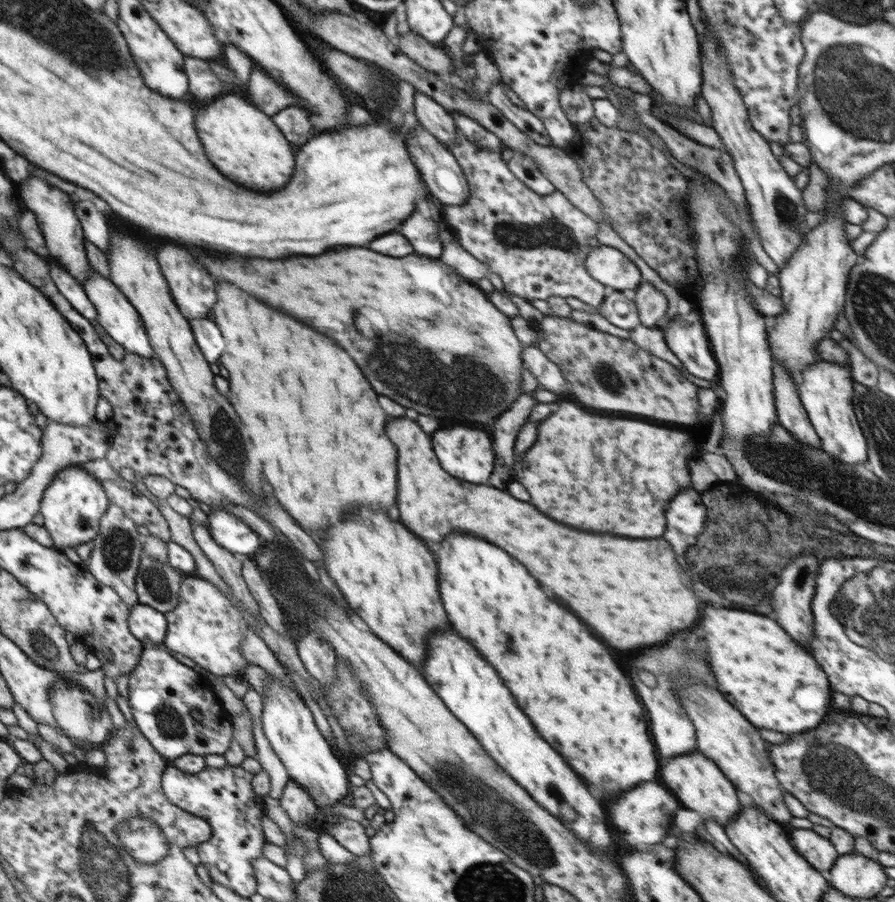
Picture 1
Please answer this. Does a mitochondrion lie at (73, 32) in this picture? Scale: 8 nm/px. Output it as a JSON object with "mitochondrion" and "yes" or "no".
{"mitochondrion":"yes"}

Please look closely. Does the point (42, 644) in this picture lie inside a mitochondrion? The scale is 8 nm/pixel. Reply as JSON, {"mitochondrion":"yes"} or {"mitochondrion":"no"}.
{"mitochondrion":"yes"}

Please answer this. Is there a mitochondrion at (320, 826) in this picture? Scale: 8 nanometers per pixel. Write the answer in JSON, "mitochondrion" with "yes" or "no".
{"mitochondrion":"no"}

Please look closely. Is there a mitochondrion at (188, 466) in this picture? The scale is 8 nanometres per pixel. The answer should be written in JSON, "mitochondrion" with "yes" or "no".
{"mitochondrion":"no"}

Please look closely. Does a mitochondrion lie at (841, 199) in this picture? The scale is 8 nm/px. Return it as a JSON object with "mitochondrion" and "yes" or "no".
{"mitochondrion":"no"}

